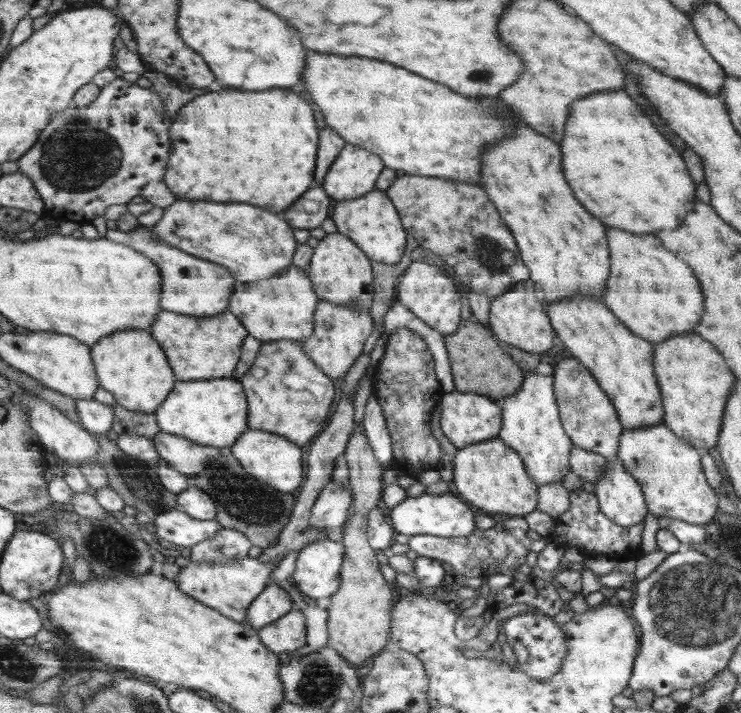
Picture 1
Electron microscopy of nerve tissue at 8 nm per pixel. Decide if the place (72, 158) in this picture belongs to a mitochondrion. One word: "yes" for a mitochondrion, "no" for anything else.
yes

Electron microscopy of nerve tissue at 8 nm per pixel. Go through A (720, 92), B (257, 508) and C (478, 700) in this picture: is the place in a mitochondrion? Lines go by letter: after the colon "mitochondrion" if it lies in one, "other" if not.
A: other
B: mitochondrion
C: mitochondrion

